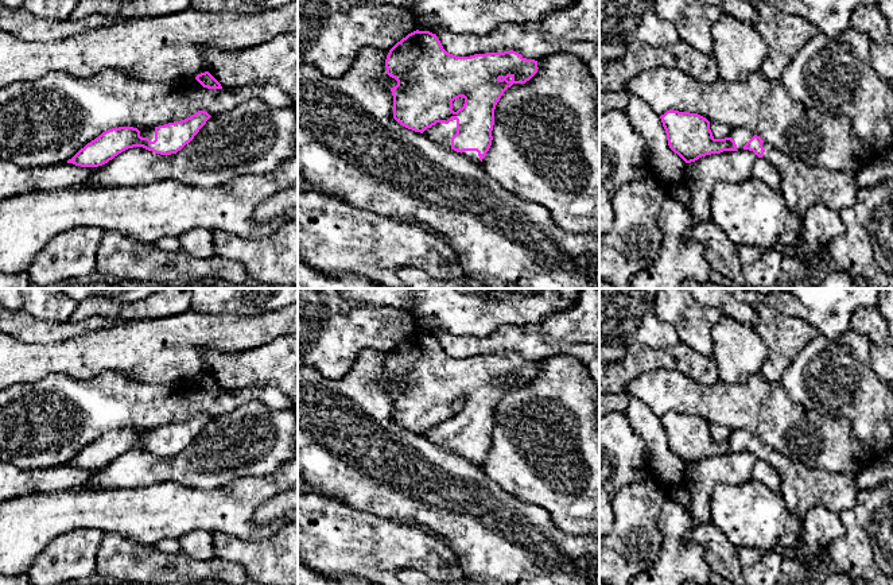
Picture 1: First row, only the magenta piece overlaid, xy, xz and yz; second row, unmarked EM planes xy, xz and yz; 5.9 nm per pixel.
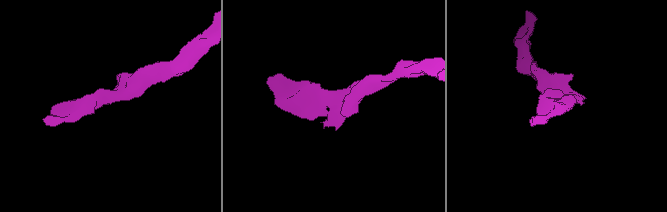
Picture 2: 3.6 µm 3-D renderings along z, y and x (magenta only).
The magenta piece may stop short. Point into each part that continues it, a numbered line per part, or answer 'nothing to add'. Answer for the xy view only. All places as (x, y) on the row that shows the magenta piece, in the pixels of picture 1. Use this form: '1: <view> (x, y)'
1: xy (150, 132)

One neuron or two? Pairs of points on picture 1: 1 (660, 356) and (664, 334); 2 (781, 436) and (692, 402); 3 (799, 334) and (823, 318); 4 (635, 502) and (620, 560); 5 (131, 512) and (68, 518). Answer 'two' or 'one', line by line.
1: two
2: one
3: two
4: one
5: one

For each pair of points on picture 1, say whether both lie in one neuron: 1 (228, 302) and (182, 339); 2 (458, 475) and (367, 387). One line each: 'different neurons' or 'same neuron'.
1: different neurons
2: same neuron

